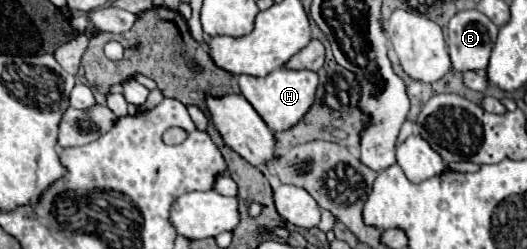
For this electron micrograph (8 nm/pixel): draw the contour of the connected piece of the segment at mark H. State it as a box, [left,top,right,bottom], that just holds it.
[239,68,317,132]

